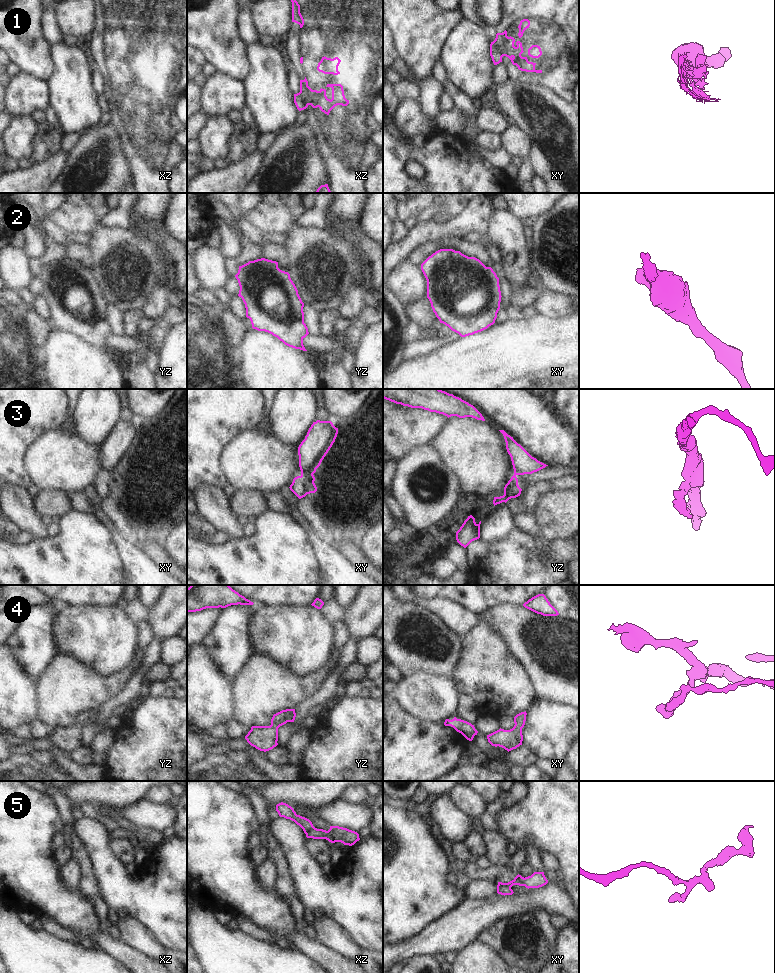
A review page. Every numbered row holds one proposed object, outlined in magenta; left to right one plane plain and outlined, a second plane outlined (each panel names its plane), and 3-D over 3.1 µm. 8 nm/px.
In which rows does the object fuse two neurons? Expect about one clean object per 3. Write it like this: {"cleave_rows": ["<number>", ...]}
{"cleave_rows": ["1", "3", "5"]}

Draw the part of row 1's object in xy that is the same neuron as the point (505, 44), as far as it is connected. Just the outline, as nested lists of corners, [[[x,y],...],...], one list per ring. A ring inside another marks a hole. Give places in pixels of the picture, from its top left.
[[[506,30],[503,33],[497,33],[494,41],[500,51],[500,62],[502,62],[502,57],[506,56],[521,71],[542,73],[542,70],[535,69],[536,63],[529,62],[527,57],[521,56],[524,52],[522,43],[520,41],[516,42],[511,36],[508,37]]]

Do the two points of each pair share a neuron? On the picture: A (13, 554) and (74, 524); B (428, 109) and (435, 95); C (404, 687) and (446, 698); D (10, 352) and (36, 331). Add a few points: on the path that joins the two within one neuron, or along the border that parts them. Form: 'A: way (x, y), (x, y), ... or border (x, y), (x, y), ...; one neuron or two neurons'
A: way (28, 554), (39, 546), (49, 546), (60, 539); one neuron
B: way (430, 106), (432, 98); one neuron
C: way (414, 693), (436, 698); one neuron
D: border (23, 314), (28, 334), (33, 342), (41, 348); two neurons

